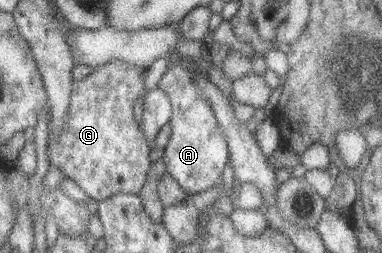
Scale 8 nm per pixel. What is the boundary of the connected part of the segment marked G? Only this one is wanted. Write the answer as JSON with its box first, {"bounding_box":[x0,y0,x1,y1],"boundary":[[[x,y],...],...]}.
{"bounding_box":[45,60,150,200],"boundary":[[[118,60],[94,66],[90,73],[76,79],[72,84],[66,116],[57,135],[53,139],[48,139],[47,135],[45,152],[46,161],[52,166],[50,169],[58,169],[67,179],[74,181],[90,199],[103,200],[119,193],[134,195],[144,185],[150,165],[150,148],[132,113],[136,101],[143,98],[145,93],[142,75],[146,70],[146,66],[129,66]]]}

